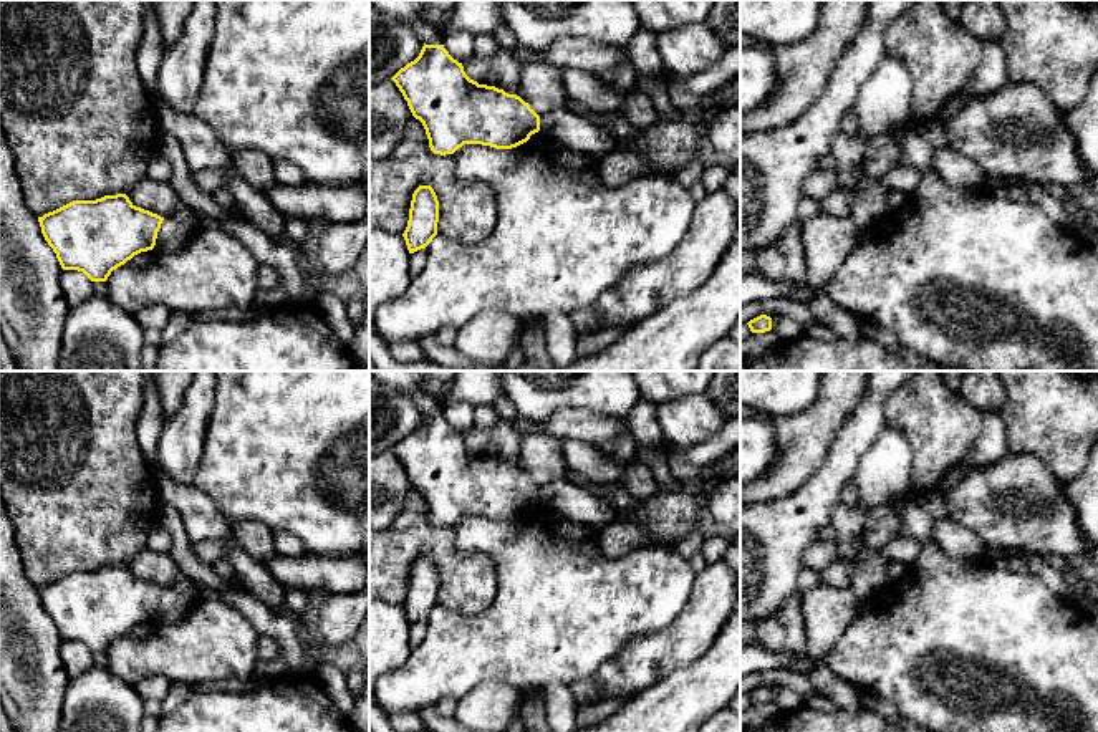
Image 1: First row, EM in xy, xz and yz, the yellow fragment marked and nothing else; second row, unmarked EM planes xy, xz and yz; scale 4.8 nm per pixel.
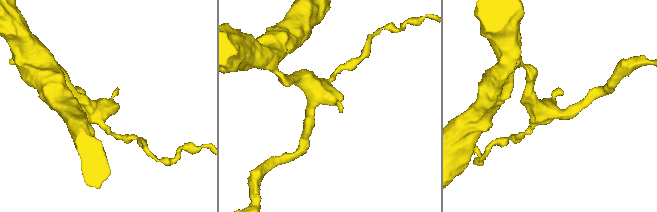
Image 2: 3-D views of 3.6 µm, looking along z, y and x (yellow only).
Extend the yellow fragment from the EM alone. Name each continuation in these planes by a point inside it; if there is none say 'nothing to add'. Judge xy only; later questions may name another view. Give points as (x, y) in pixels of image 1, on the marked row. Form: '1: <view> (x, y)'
nothing to add

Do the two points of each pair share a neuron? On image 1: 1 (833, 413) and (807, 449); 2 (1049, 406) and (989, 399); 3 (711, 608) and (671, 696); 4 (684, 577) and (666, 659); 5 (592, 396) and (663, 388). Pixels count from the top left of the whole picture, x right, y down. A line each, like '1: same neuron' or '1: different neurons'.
1: same neuron
2: different neurons
3: different neurons
4: different neurons
5: different neurons

